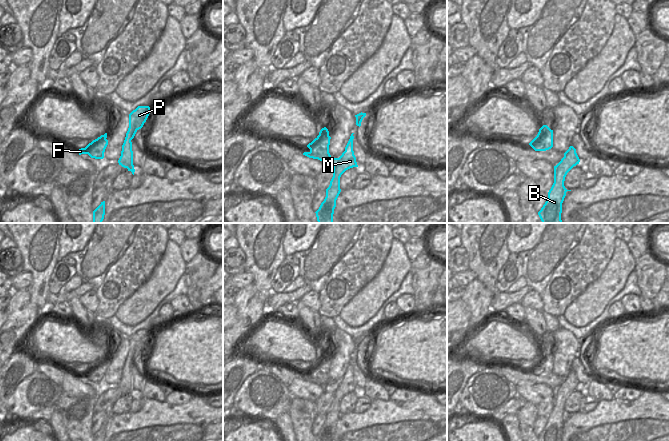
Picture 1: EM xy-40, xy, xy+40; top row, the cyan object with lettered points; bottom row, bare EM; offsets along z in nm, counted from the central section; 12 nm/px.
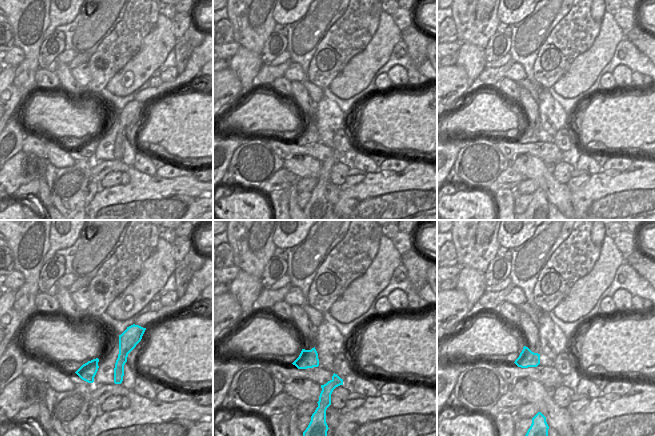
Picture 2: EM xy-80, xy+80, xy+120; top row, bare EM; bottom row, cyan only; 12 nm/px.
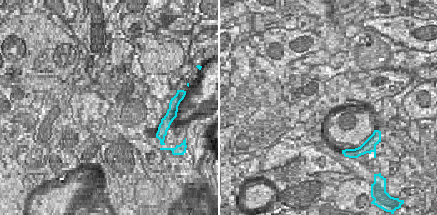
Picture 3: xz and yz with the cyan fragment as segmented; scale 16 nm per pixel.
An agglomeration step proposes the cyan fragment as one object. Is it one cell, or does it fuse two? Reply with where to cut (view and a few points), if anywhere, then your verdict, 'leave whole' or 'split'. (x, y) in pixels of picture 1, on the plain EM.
cut xy (331, 381), (324, 386); split

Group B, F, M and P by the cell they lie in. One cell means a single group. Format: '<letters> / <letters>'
B M P / F

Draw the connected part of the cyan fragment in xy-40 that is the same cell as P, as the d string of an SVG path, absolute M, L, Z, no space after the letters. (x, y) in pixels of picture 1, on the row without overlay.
M138 330L129 338L129 352L122 369L121 380L118 384L119 389L127 392L134 399L132 366L136 356L141 353L150 338L149 330Z

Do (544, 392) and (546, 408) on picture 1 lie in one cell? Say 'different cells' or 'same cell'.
different cells

